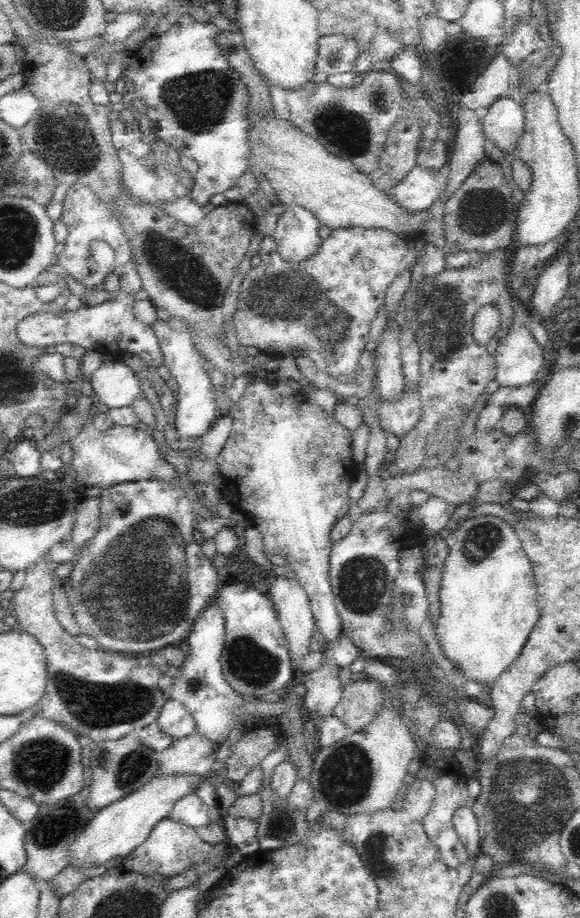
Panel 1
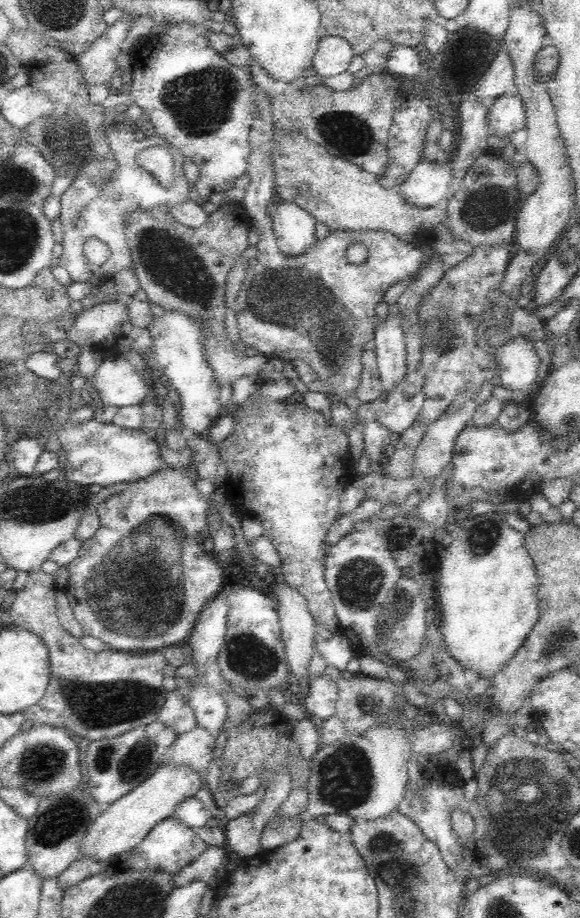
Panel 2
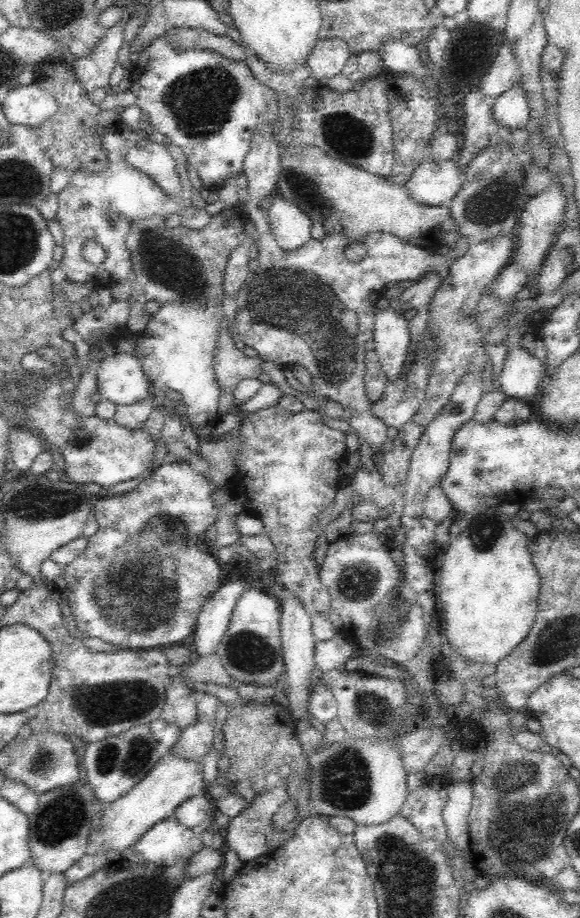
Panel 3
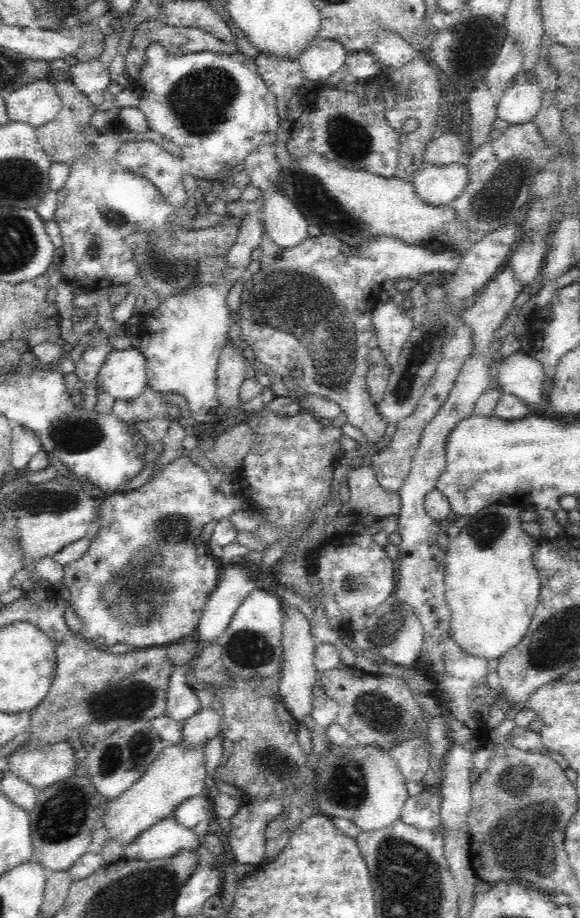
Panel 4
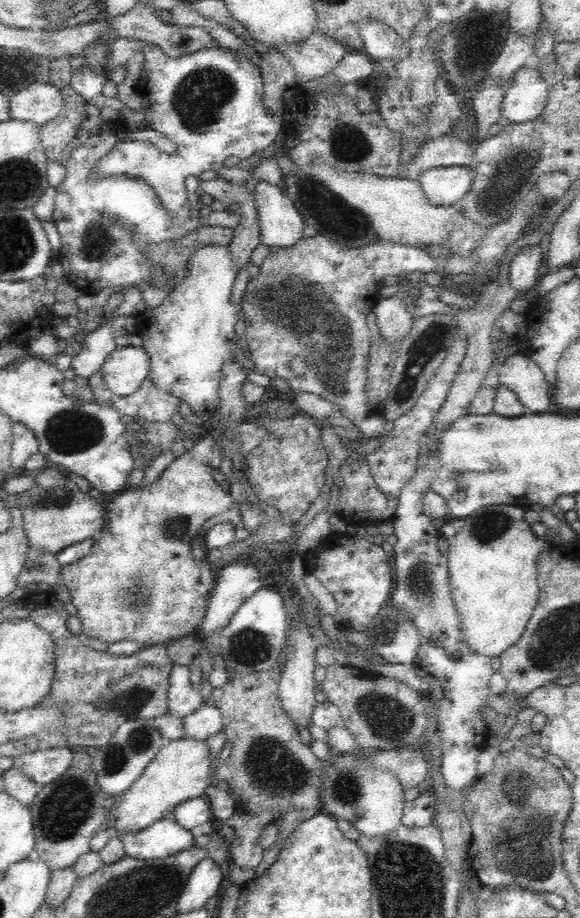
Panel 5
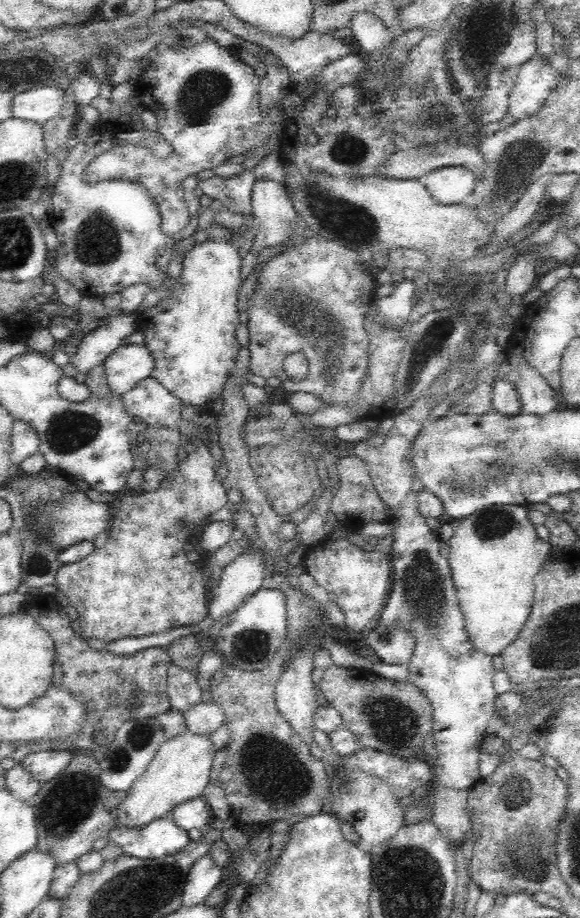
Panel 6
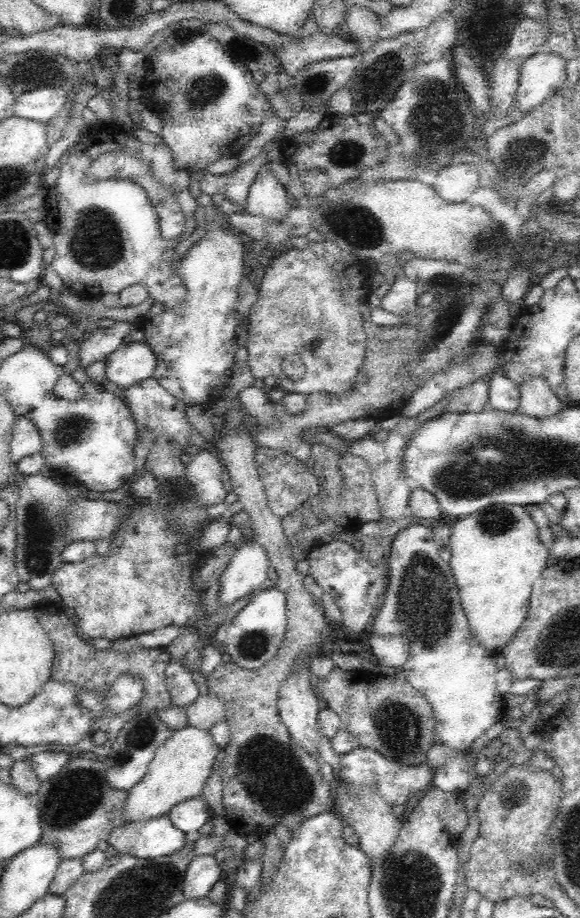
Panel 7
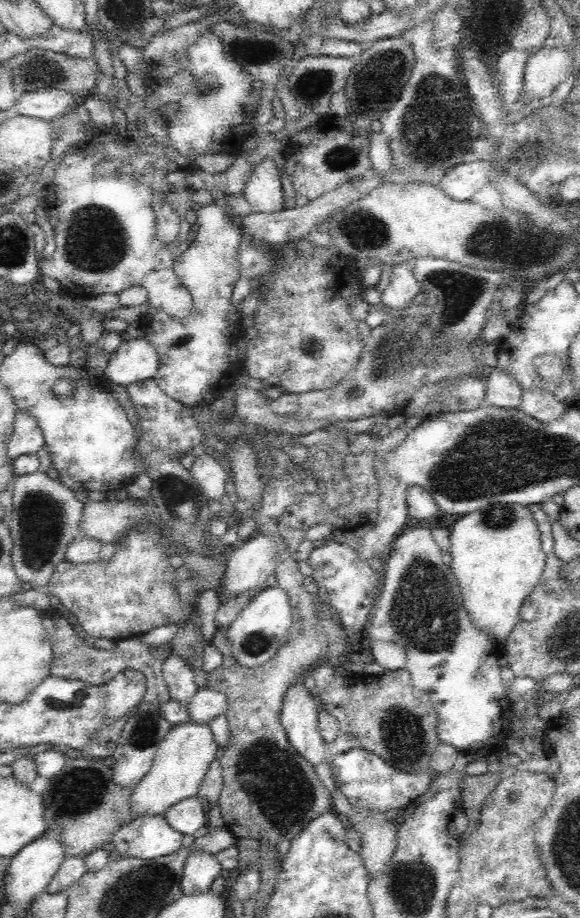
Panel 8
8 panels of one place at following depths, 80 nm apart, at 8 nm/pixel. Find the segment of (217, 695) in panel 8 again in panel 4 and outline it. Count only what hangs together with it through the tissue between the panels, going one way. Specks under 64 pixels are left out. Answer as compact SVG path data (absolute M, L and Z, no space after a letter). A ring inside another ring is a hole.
M202 709L183 724L183 739L180 744L193 750L202 750L206 742L217 738L220 733L221 714L214 709Z

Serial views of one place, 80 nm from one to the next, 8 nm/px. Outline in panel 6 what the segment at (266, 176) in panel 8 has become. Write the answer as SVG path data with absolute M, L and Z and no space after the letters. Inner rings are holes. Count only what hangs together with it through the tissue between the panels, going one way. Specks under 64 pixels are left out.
M257 180L254 183L251 197L252 214L258 226L256 228L256 238L254 238L254 248L241 260L241 287L255 270L259 251L266 247L283 245L284 243L290 245L291 238L299 232L295 230L295 222L298 220L299 214L293 207L293 200L288 197L285 183L274 180Z

